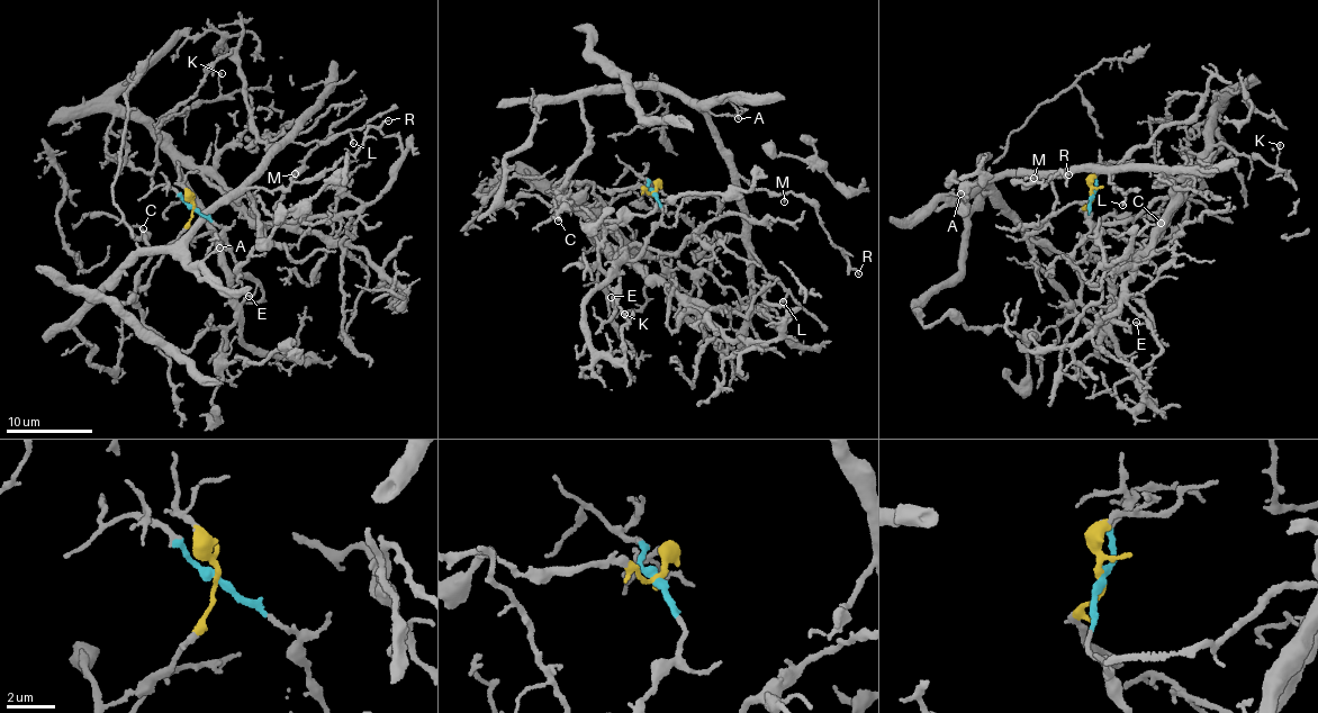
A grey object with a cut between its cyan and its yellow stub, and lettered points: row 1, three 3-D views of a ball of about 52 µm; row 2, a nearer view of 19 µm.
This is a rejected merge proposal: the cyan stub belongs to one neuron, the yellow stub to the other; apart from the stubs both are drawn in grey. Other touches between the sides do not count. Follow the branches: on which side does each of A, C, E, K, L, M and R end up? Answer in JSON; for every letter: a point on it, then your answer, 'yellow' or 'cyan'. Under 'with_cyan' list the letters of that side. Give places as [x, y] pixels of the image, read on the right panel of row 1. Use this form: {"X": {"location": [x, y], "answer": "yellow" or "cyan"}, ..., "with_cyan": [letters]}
{"A": {"location": [960, 193], "answer": "yellow"}, "C": {"location": [1161, 223], "answer": "yellow"}, "E": {"location": [1136, 322], "answer": "cyan"}, "K": {"location": [1280, 145], "answer": "cyan"}, "L": {"location": [1122, 205], "answer": "yellow"}, "M": {"location": [1034, 178], "answer": "yellow"}, "R": {"location": [1068, 174], "answer": "yellow"}, "with_cyan": ["E", "K"]}

